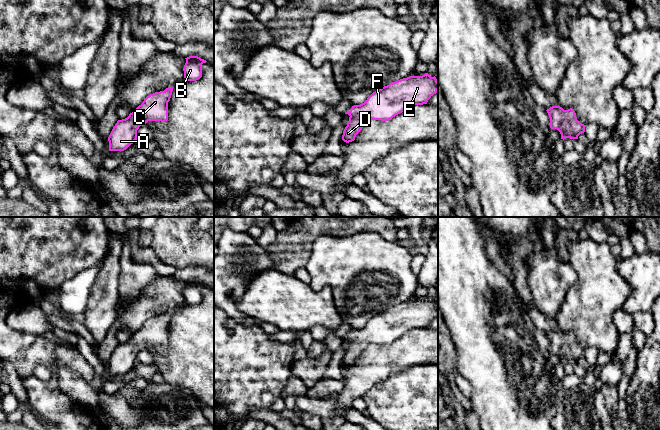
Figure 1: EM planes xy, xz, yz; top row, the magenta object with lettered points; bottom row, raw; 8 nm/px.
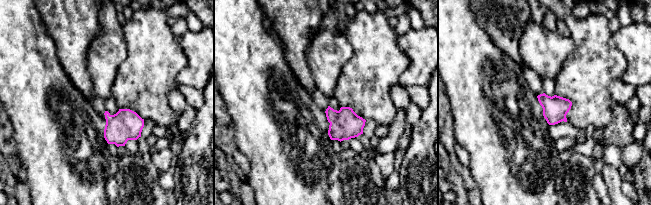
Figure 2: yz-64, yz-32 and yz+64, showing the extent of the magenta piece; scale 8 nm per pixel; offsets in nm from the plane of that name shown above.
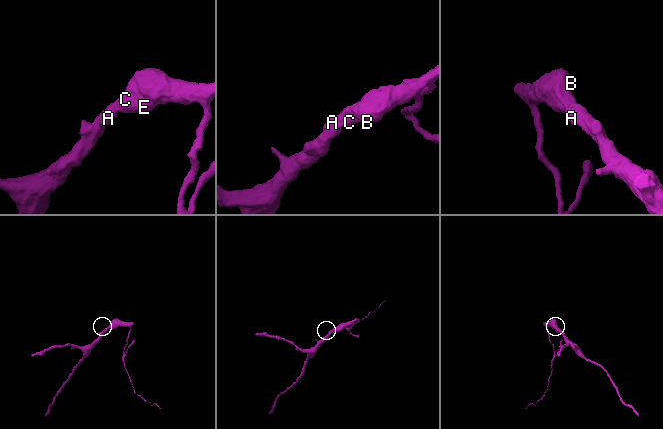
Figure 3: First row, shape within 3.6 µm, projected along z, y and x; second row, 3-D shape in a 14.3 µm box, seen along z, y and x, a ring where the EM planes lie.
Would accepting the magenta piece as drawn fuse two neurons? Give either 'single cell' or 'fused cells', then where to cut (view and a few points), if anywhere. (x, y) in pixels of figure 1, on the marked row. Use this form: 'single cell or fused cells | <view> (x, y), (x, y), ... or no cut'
single cell | no cut

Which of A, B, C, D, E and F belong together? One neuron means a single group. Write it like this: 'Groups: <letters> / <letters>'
Groups: A B C D E F

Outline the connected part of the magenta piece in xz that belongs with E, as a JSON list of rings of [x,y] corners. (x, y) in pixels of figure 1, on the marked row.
[[[428,73],[409,76],[376,90],[364,103],[352,106],[345,113],[350,117],[342,140],[346,143],[354,141],[369,120],[387,121],[411,106],[427,104],[437,91],[438,81]]]

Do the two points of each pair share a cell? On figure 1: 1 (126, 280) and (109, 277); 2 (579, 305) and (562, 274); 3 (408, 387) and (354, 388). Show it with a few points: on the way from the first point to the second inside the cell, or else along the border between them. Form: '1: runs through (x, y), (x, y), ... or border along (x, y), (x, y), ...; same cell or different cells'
1: border along (121, 256), (118, 299); different cells
2: border along (569, 263), (576, 281), (559, 308); different cells
3: border along (390, 374), (385, 379), (376, 382), (361, 396); different cells

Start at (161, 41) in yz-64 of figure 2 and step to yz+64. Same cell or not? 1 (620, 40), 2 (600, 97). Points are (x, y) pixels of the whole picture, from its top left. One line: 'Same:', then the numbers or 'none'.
Same: 2

